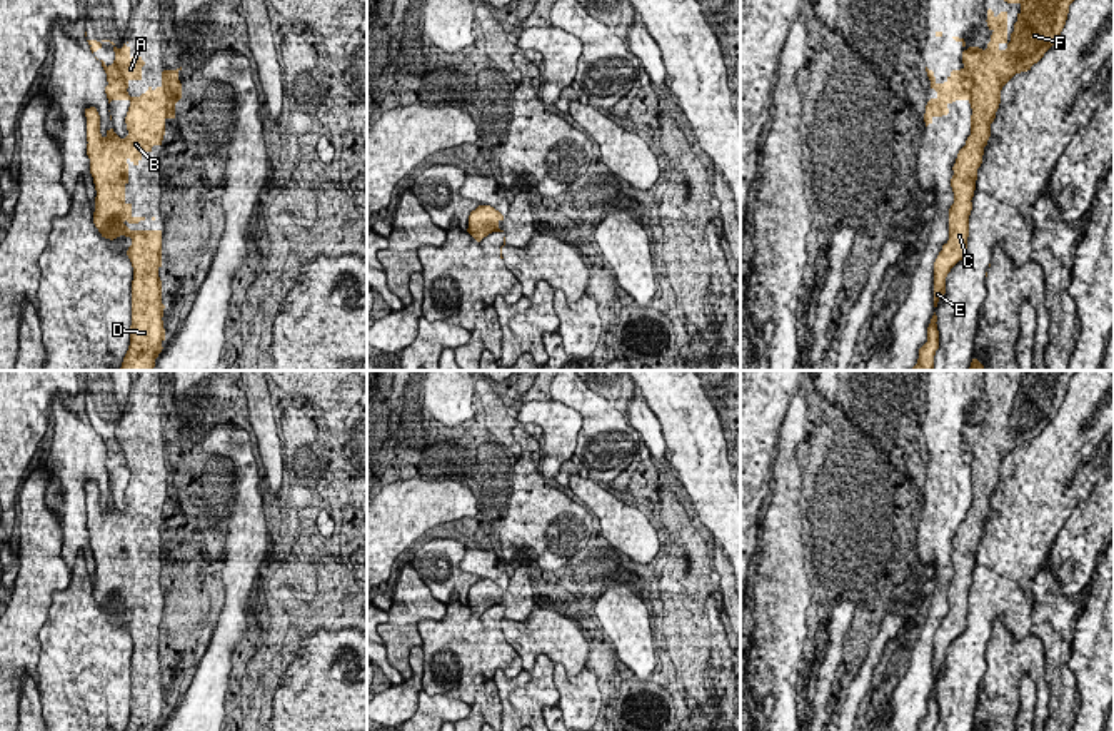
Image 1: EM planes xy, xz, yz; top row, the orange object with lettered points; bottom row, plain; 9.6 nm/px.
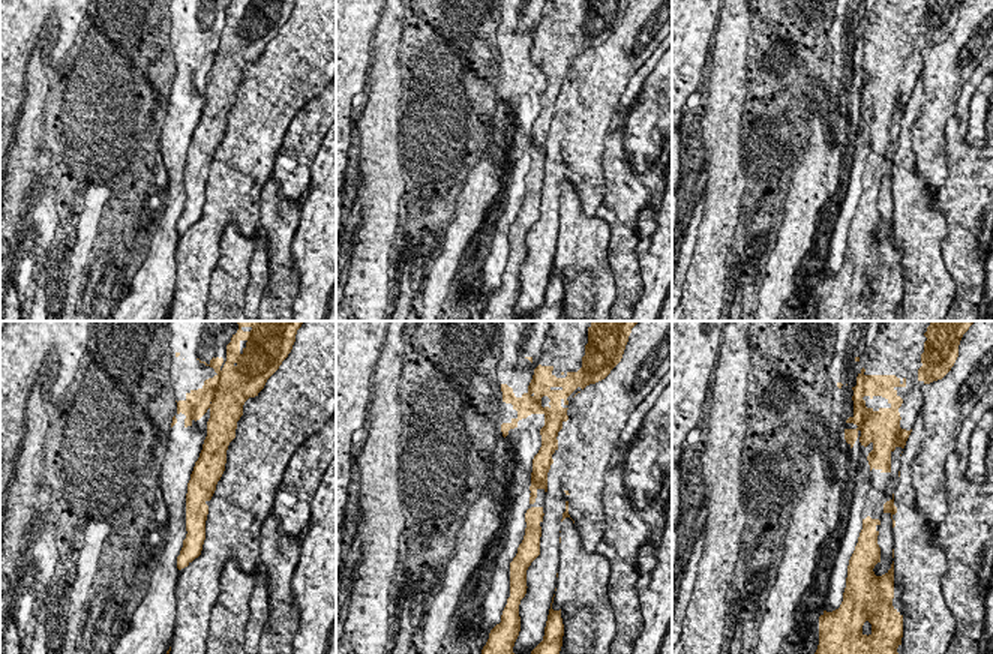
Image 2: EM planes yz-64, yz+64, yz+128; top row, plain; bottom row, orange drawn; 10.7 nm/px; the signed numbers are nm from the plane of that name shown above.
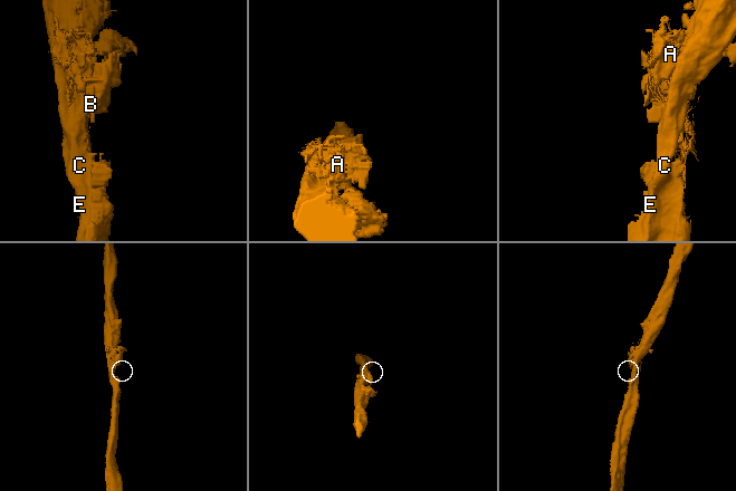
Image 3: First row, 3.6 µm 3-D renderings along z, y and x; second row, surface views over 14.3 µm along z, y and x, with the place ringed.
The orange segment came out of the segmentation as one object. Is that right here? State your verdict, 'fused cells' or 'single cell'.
single cell

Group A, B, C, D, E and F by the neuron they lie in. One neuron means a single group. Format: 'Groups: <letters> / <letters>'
Groups: A B C D E F

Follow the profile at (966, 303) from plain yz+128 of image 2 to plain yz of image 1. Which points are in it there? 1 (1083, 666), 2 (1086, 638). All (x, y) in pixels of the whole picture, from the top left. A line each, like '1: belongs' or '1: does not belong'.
1: does not belong
2: does not belong

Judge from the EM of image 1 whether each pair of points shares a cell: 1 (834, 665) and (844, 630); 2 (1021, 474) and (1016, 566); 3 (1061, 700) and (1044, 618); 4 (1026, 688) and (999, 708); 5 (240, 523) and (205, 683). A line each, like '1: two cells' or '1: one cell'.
1: one cell
2: one cell
3: one cell
4: two cells
5: one cell

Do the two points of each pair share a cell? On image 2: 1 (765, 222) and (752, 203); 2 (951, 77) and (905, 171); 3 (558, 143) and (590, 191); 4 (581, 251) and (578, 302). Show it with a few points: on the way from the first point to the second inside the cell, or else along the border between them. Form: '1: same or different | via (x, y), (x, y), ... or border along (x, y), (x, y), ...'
1: same | via (761, 218), (755, 207)
2: different | border along (915, 120), (911, 129), (911, 150), (918, 177)
3: same | via (572, 150), (585, 164), (588, 177)
4: same | via (581, 263), (573, 270), (578, 278), (578, 290)

